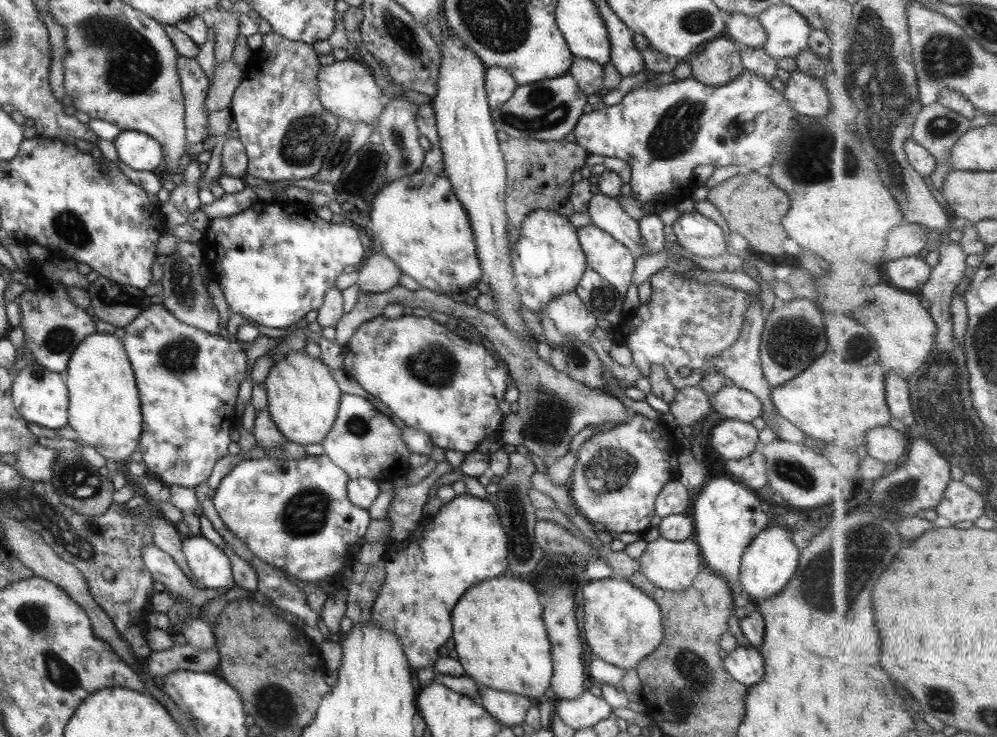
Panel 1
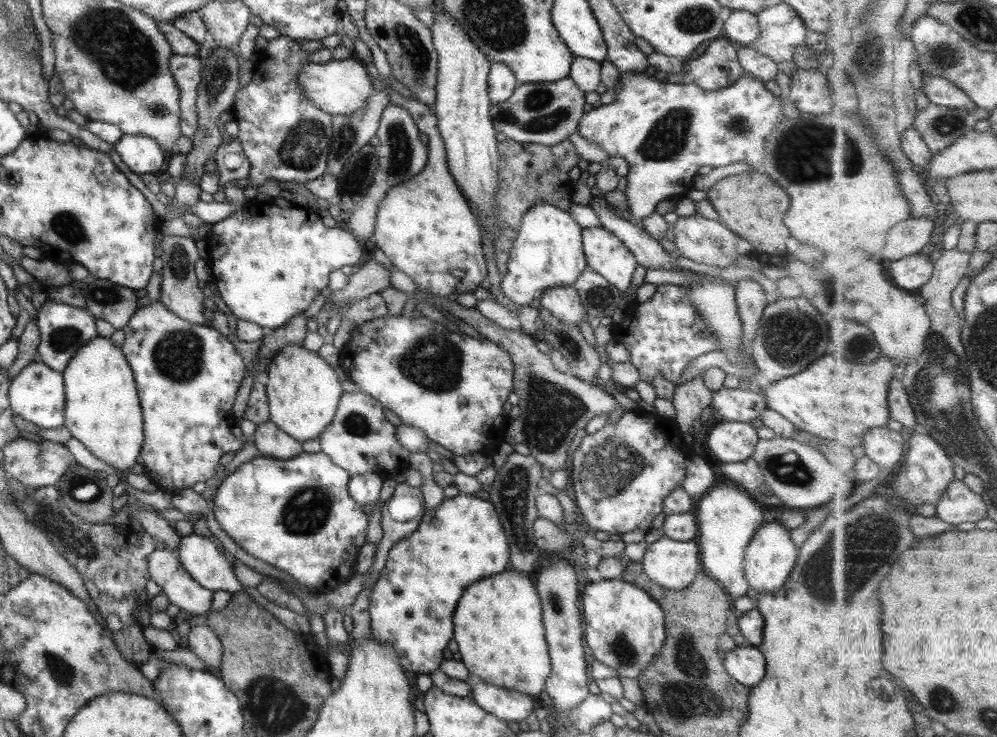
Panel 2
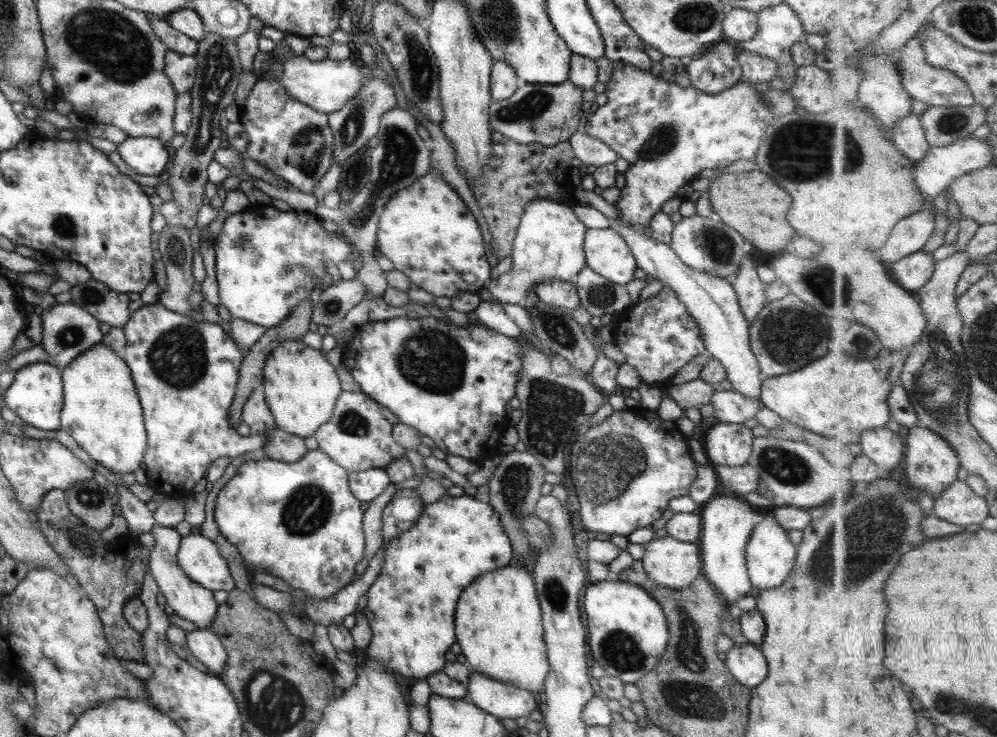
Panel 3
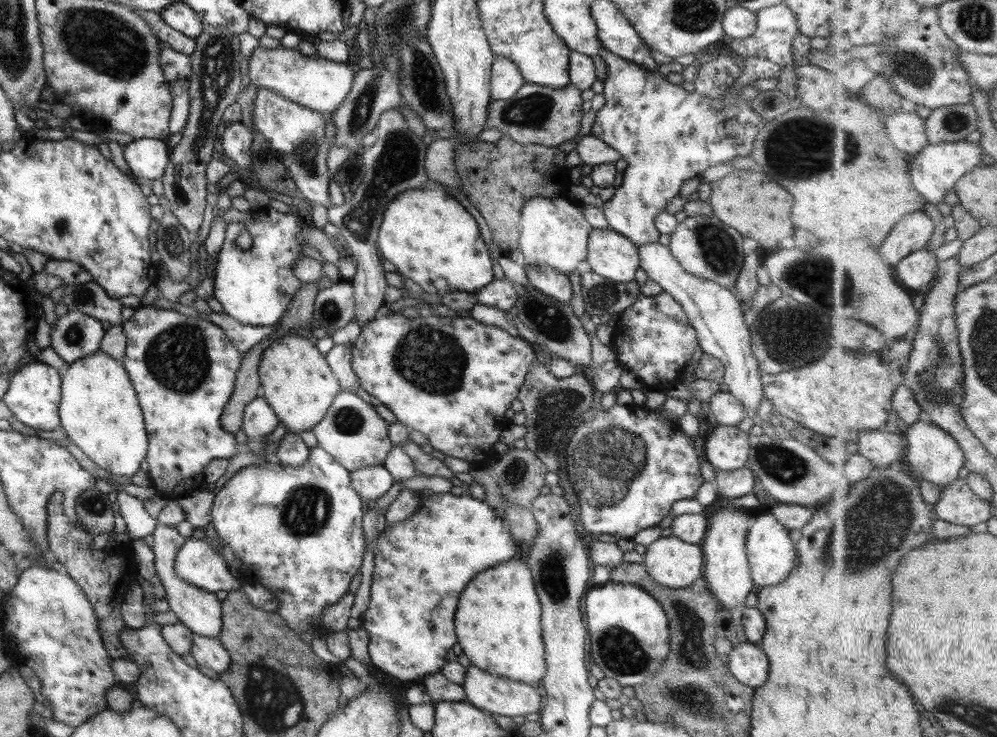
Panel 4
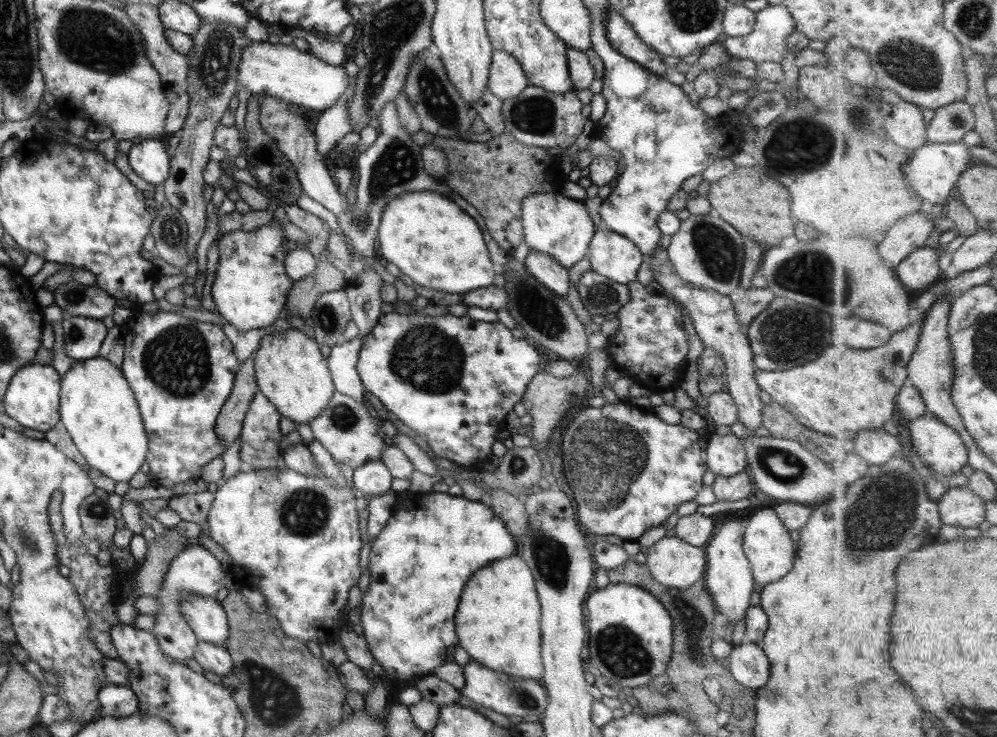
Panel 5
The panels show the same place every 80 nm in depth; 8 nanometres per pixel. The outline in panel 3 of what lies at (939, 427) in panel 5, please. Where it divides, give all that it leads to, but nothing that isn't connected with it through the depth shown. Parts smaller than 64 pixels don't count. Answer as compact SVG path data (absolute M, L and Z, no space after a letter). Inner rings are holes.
M915 426L909 430L909 445L906 449L904 472L907 484L914 492L931 494L939 498L959 476L961 461L959 454L940 434L930 428Z

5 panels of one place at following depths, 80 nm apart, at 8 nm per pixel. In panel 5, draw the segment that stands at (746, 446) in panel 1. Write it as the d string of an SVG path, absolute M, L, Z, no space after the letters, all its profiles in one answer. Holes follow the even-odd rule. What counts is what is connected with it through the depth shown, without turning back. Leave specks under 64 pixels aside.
M717 431L706 440L706 468L717 475L729 476L743 471L746 454L741 439L733 433Z

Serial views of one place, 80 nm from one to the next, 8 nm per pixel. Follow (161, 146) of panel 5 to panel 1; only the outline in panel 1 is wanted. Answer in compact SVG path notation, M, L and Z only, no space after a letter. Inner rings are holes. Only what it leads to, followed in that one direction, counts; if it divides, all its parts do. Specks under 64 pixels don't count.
M120 130L112 140L119 161L135 171L153 171L162 160L159 143L148 134Z

